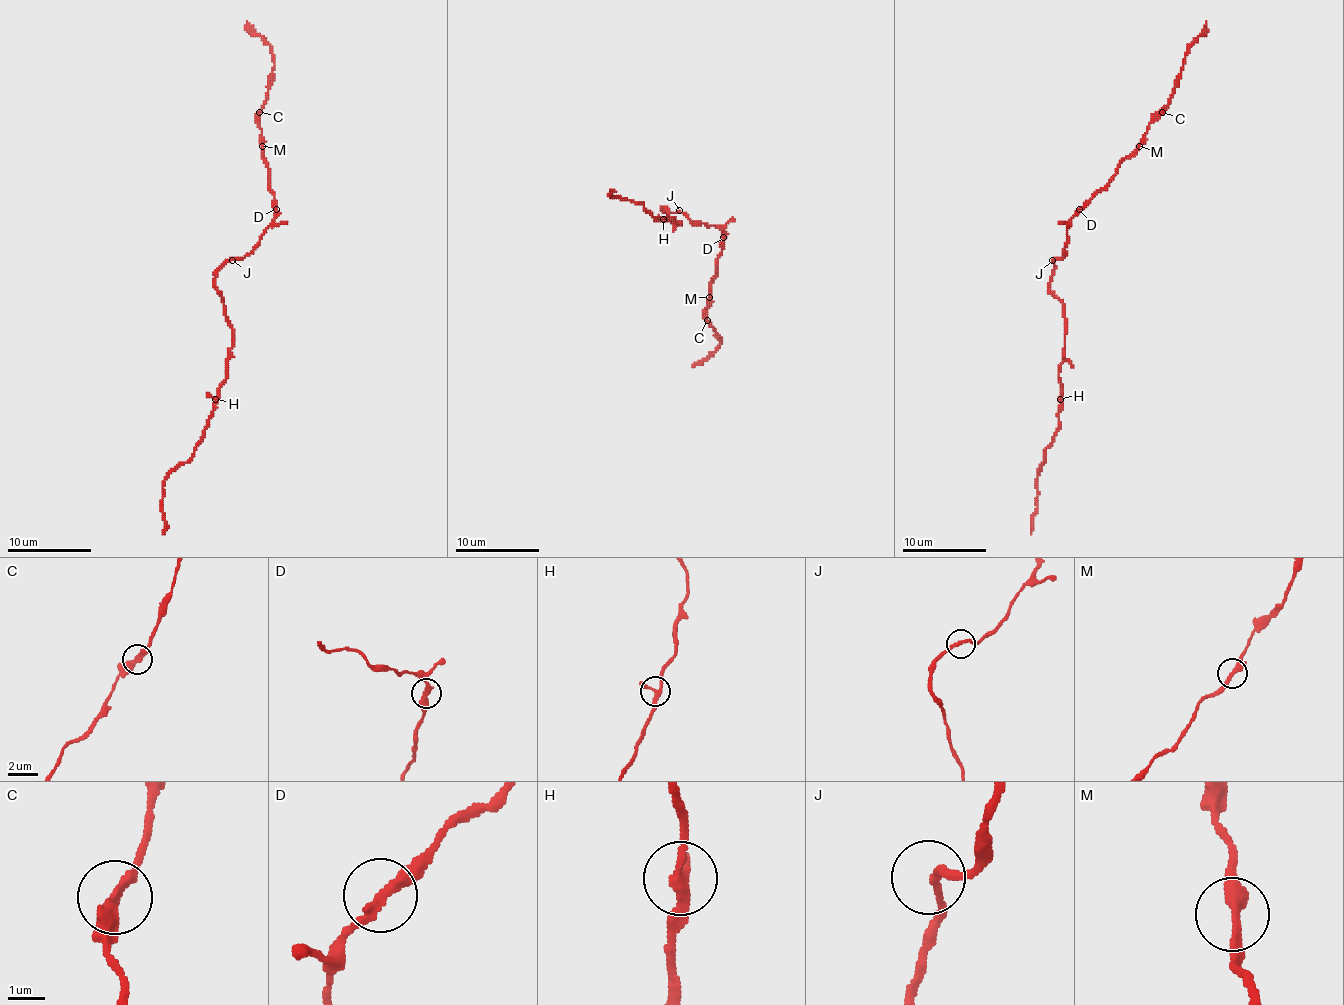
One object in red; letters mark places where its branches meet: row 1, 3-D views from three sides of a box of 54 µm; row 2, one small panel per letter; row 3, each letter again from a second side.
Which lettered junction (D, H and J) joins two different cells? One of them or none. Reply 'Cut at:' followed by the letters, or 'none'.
Cut at: D

